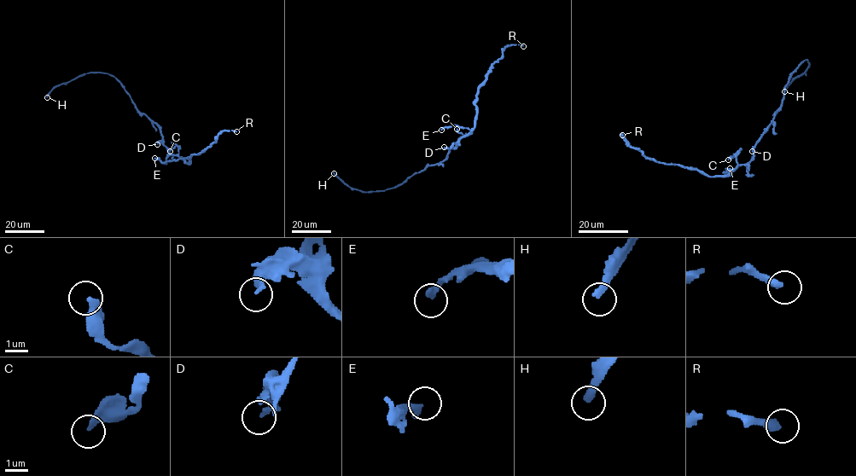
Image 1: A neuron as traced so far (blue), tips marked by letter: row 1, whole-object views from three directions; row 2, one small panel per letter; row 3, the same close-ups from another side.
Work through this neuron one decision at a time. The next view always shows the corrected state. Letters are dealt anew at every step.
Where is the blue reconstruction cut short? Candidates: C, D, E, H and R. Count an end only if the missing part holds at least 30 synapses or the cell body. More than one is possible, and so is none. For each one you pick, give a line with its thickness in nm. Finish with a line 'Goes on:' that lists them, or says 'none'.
H: 300 nm thick
Goes on: H

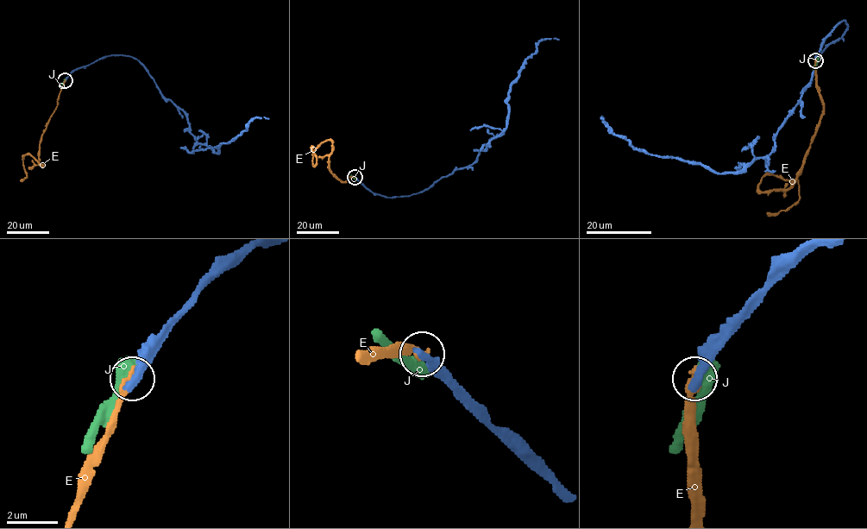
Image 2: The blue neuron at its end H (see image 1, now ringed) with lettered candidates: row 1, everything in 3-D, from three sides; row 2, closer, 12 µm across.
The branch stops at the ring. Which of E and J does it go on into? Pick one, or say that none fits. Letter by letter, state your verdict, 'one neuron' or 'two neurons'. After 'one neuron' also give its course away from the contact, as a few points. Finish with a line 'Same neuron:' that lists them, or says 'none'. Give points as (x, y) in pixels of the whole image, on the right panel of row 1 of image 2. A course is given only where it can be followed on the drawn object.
E: one neuron; course (815, 60), (823, 115), (802, 169), (787, 189), (758, 190), (773, 174), (796, 180), (799, 199), (767, 214)
J: two neurons
Same neuron: E

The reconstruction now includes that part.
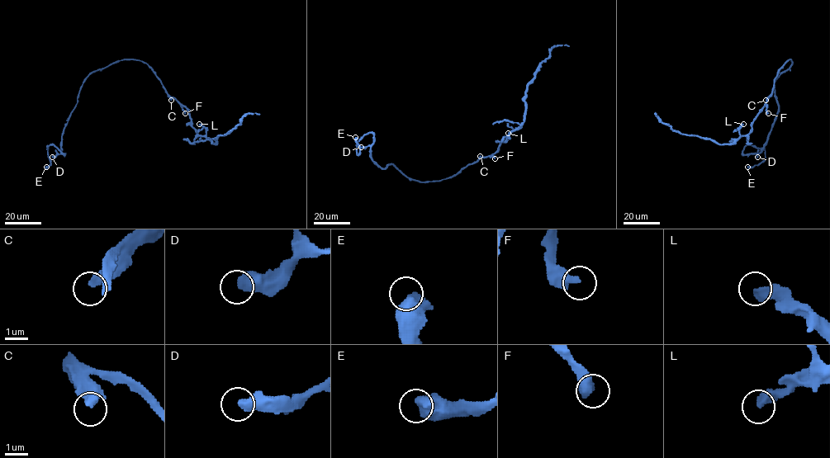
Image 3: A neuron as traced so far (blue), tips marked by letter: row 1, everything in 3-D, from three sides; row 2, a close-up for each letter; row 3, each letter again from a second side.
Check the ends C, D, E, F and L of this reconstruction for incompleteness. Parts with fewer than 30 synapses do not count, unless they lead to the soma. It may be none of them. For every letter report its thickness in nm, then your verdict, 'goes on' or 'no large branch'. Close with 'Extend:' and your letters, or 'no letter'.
C: 420 nm thick; no large branch
D: 550 nm thick; no large branch
E: 650 nm thick; no large branch
F: 400 nm thick; no large branch
L: 360 nm thick; no large branch
Extend: no letter

